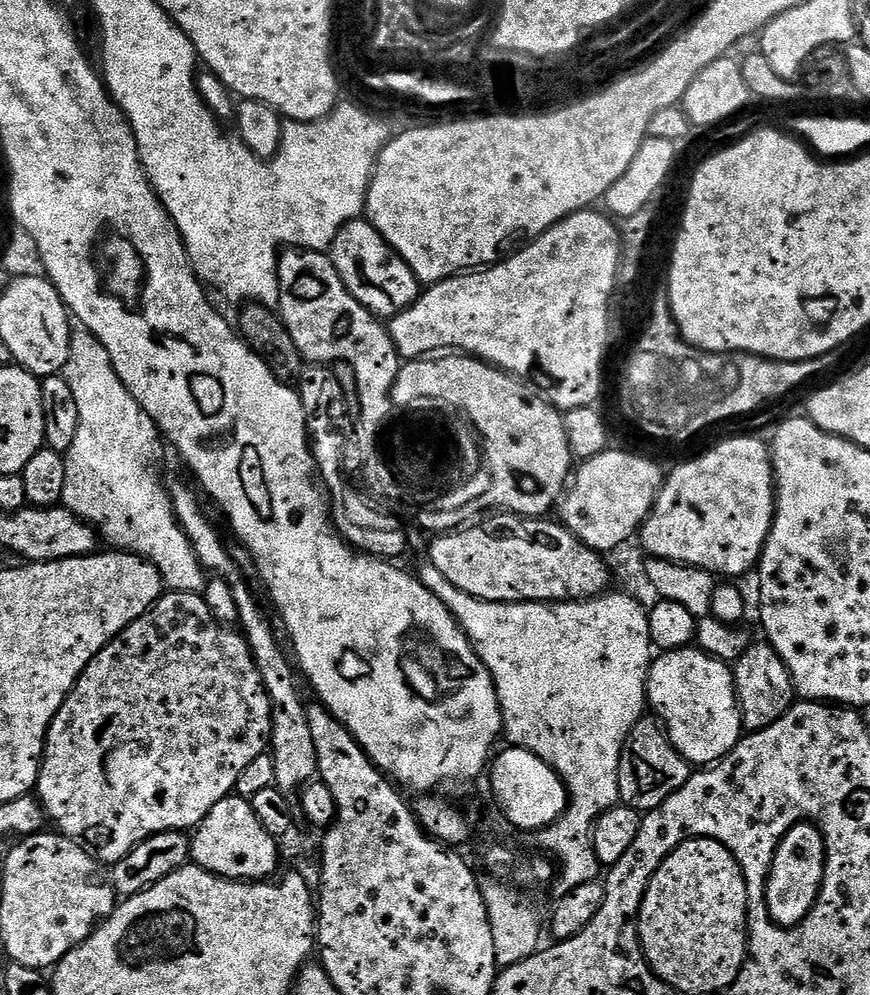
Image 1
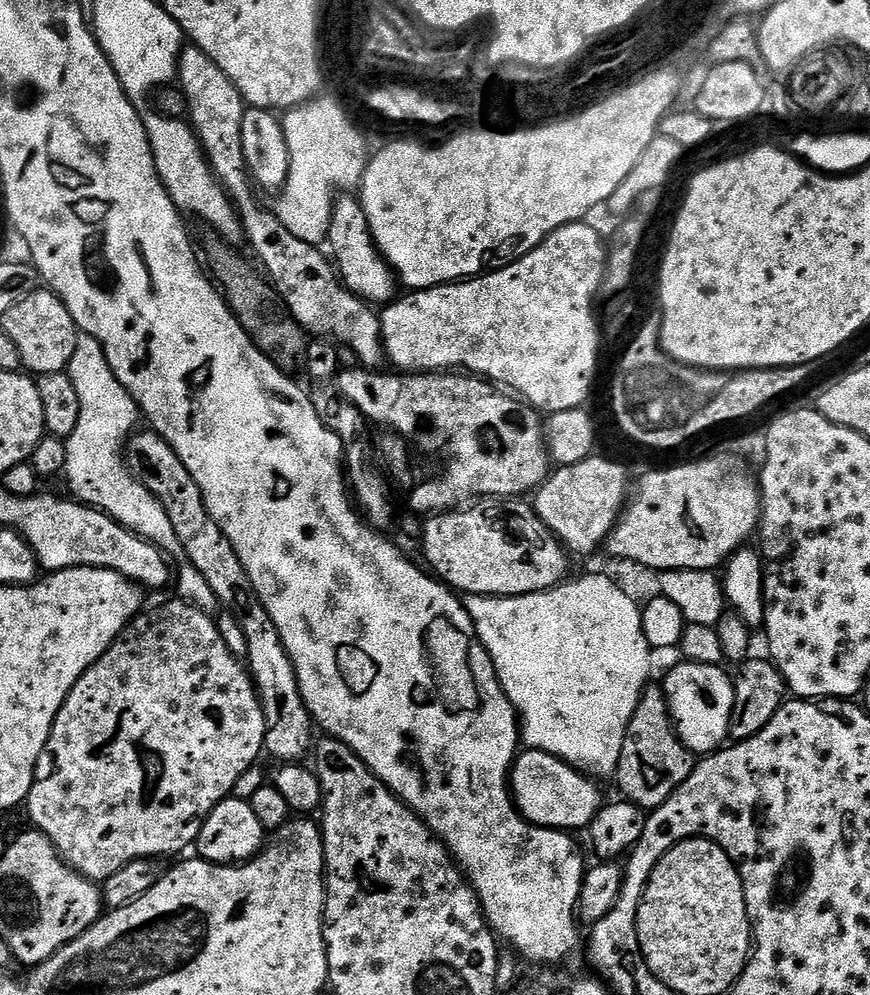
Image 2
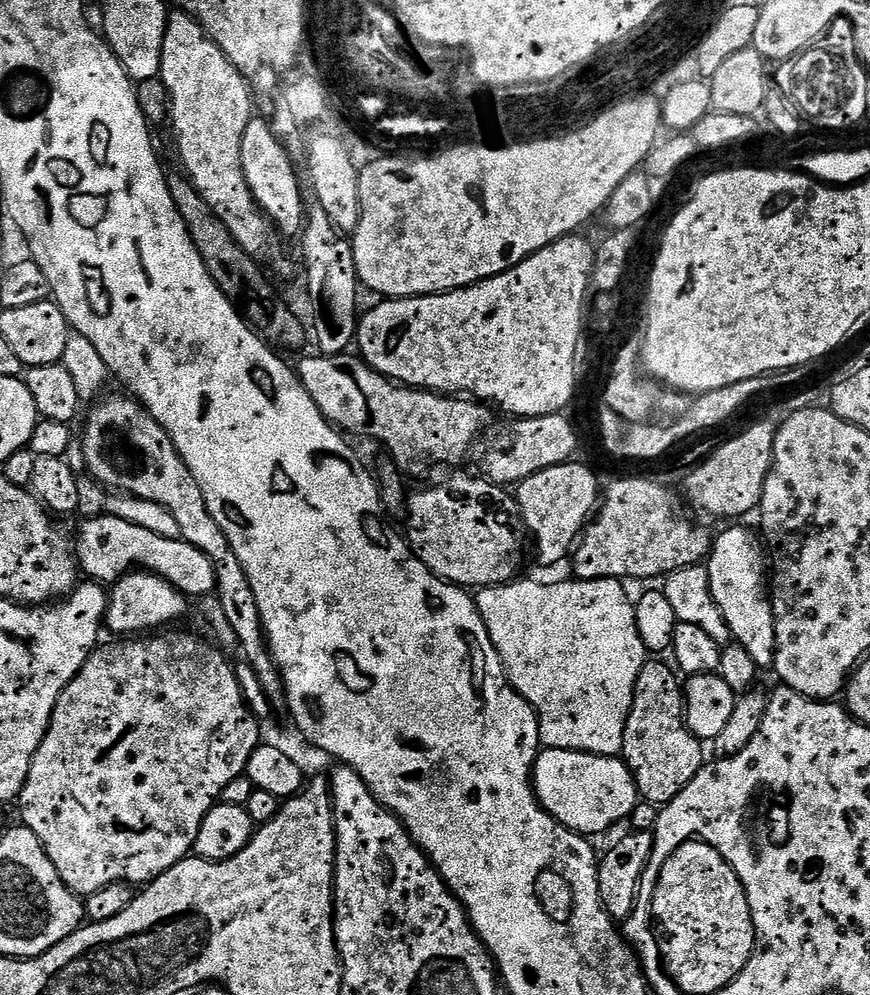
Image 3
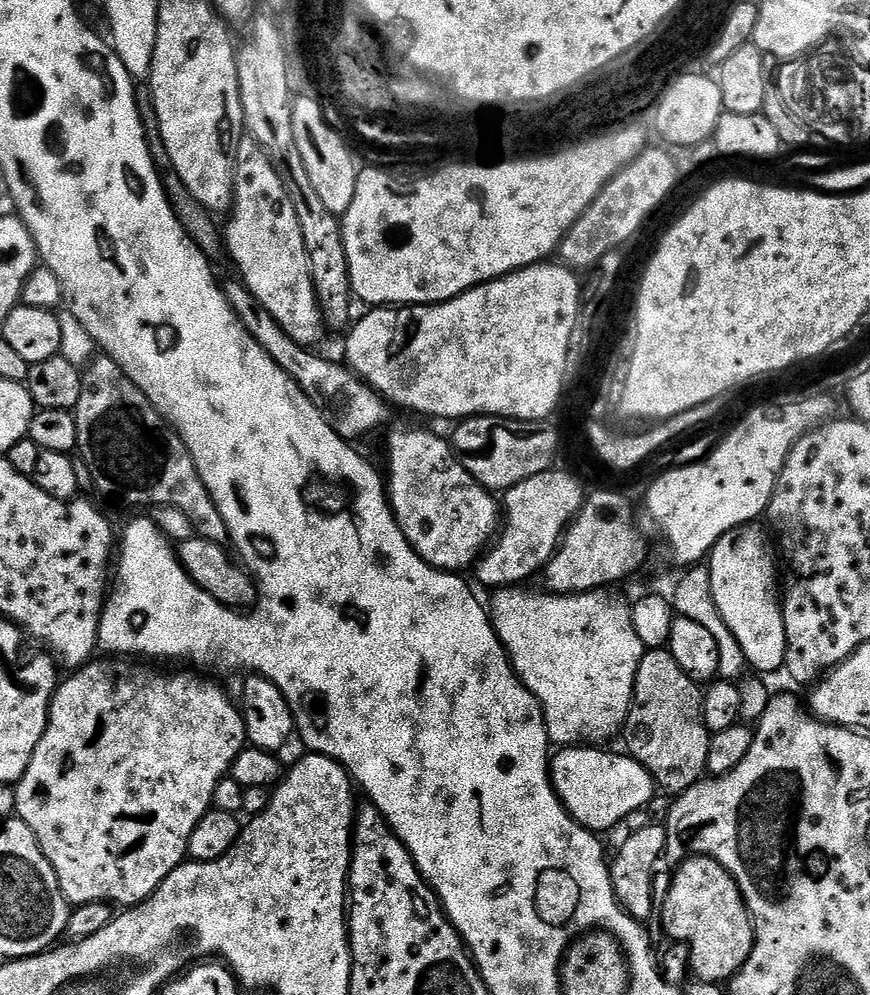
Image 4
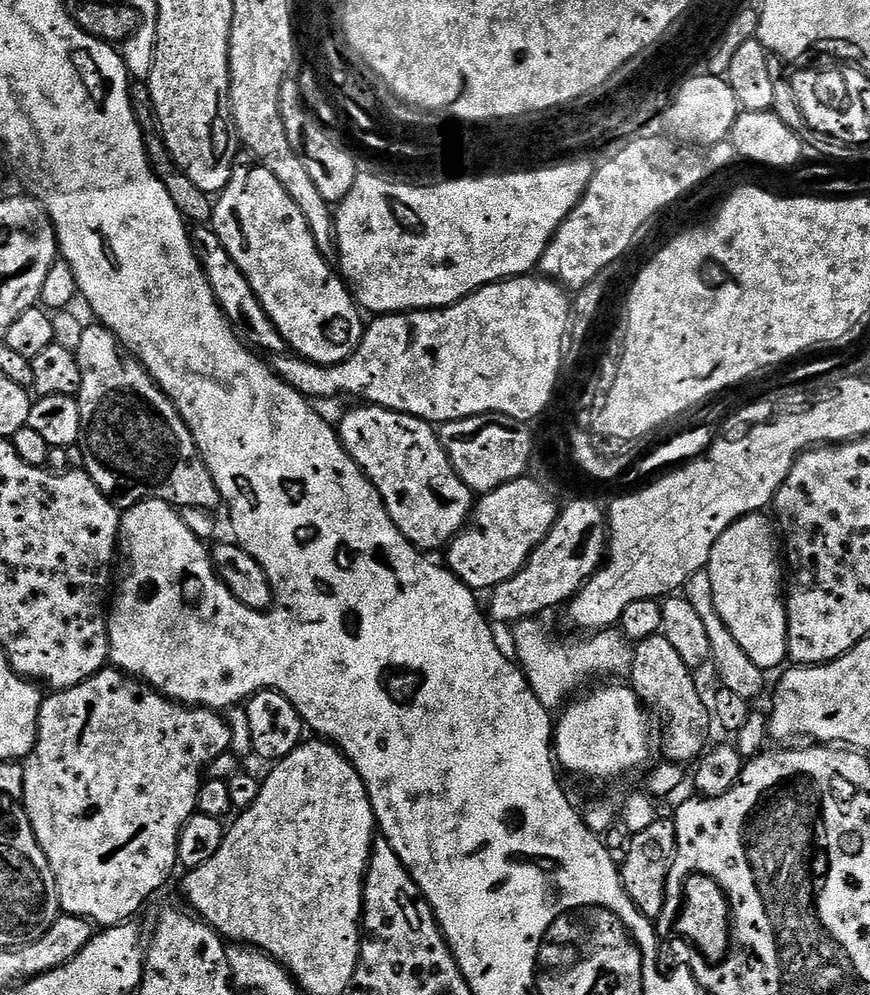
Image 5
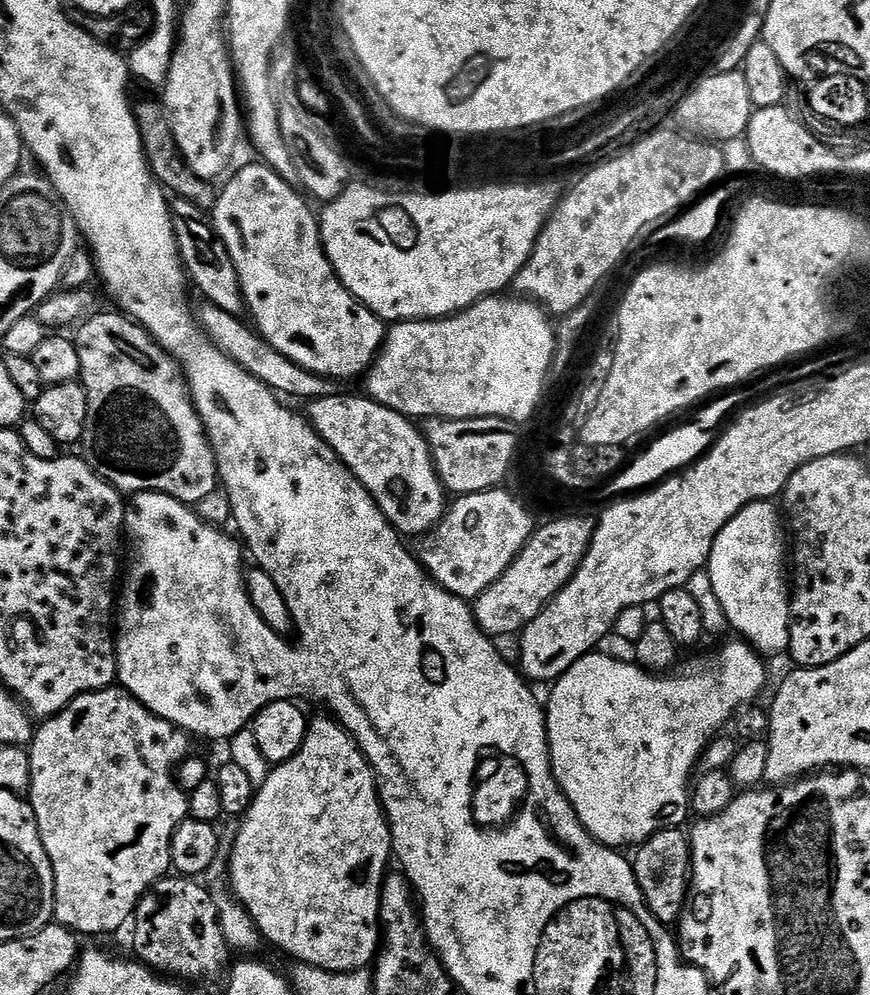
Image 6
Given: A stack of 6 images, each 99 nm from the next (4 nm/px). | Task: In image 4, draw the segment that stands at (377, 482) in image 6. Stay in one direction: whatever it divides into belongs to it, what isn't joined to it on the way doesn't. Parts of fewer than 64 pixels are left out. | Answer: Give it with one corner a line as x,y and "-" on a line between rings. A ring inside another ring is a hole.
396,428
388,436
386,491
402,534
425,562
446,572
471,569
478,557
493,543
502,524
502,508
497,497
483,488
460,464
451,443
424,428

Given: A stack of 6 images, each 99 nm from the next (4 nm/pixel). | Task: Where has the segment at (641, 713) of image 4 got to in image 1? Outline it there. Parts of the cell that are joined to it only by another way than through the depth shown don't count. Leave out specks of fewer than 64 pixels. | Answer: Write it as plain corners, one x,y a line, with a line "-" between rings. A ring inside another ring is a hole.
641,718
630,730
622,746
618,762
618,790
625,805
635,808
641,814
653,812
659,804
666,802
686,783
694,771
693,765
668,741
659,719

